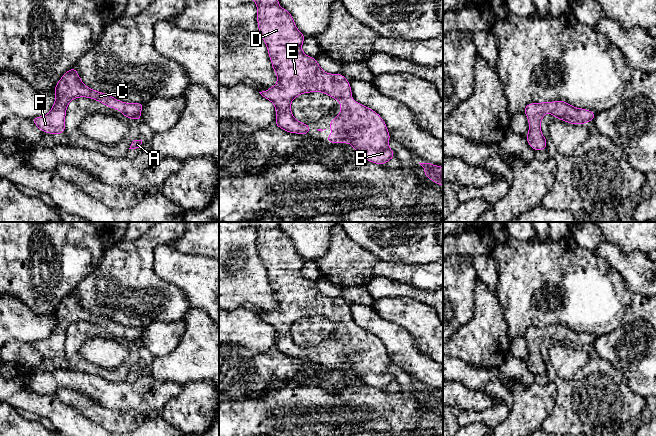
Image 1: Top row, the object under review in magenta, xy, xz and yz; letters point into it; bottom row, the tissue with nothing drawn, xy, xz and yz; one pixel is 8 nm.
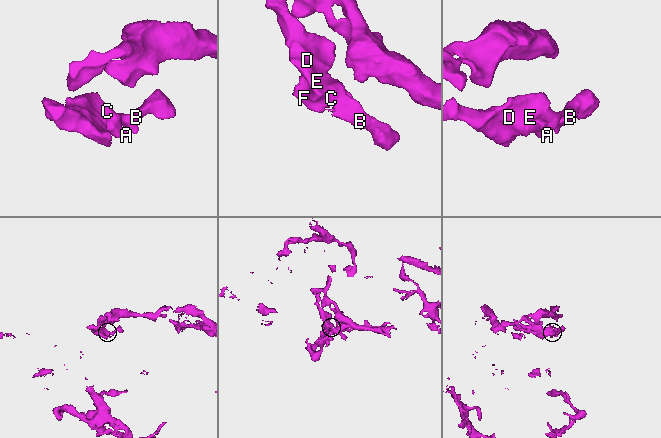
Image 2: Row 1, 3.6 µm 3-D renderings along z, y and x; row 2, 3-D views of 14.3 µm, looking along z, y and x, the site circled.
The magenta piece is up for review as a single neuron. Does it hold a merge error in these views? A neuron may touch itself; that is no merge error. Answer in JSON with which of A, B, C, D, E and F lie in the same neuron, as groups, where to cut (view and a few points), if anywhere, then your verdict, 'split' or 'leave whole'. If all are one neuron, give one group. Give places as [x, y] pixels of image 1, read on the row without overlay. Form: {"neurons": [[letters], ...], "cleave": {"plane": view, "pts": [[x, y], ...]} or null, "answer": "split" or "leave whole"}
{"neurons": [["A", "B", "C", "D", "E", "F"]], "cleave": null, "answer": "leave whole"}

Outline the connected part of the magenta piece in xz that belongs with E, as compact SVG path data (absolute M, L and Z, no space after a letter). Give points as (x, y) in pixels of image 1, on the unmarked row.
M278 222L251 223L257 229L258 253L267 271L273 295L277 299L276 309L259 316L275 330L275 350L288 357L308 359L310 349L295 343L291 335L291 326L303 317L322 316L341 327L341 335L329 347L332 357L326 362L326 366L349 367L362 382L378 389L386 388L393 383L394 375L389 372L391 360L382 341L352 322L350 306L341 297L325 296L318 289L316 282L307 280L302 275L302 268L306 260L297 253L289 235L279 229Z

